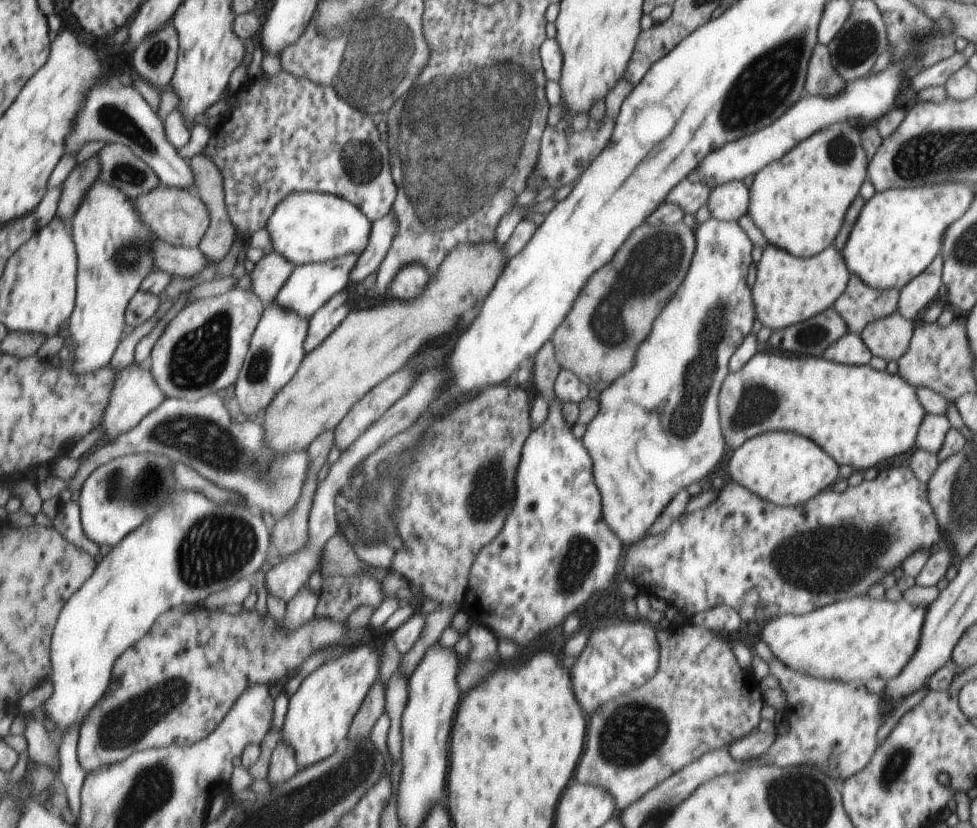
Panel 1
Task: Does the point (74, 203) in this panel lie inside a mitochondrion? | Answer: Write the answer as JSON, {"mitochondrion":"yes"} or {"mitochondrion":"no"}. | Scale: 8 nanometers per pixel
{"mitochondrion":"no"}

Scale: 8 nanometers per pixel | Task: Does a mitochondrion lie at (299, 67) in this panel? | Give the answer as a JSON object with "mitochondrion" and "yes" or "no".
{"mitochondrion":"no"}

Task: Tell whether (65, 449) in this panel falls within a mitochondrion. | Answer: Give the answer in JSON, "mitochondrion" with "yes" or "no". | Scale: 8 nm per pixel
{"mitochondrion":"no"}

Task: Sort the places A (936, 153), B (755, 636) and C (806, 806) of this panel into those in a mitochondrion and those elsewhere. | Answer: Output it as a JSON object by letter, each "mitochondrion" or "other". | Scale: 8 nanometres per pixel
{"A":"mitochondrion","B":"other","C":"mitochondrion"}

